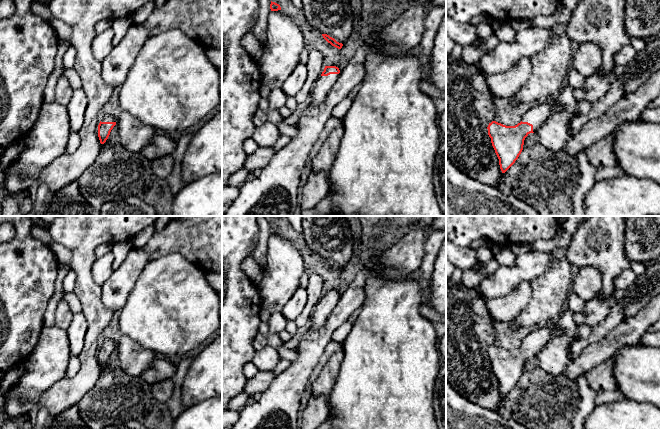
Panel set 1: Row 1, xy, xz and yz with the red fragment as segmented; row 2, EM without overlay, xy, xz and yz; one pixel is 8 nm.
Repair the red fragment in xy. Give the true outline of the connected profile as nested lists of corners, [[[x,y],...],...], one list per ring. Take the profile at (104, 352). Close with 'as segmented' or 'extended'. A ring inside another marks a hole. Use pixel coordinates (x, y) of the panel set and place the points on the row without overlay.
[[[101,339],[98,349],[98,361],[101,368],[104,368],[108,363],[111,354],[116,349],[116,343],[110,339]]] | extended

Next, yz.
[[[550,325],[533,330],[515,350],[506,350],[496,345],[489,347],[488,359],[499,383],[502,397],[505,397],[518,383],[523,374],[524,364],[541,351],[553,336],[562,330]]] | extended

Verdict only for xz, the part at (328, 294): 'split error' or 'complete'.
split error

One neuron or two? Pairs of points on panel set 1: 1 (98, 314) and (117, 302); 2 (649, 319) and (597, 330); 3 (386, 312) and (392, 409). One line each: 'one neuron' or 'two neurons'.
1: two neurons
2: two neurons
3: one neuron

